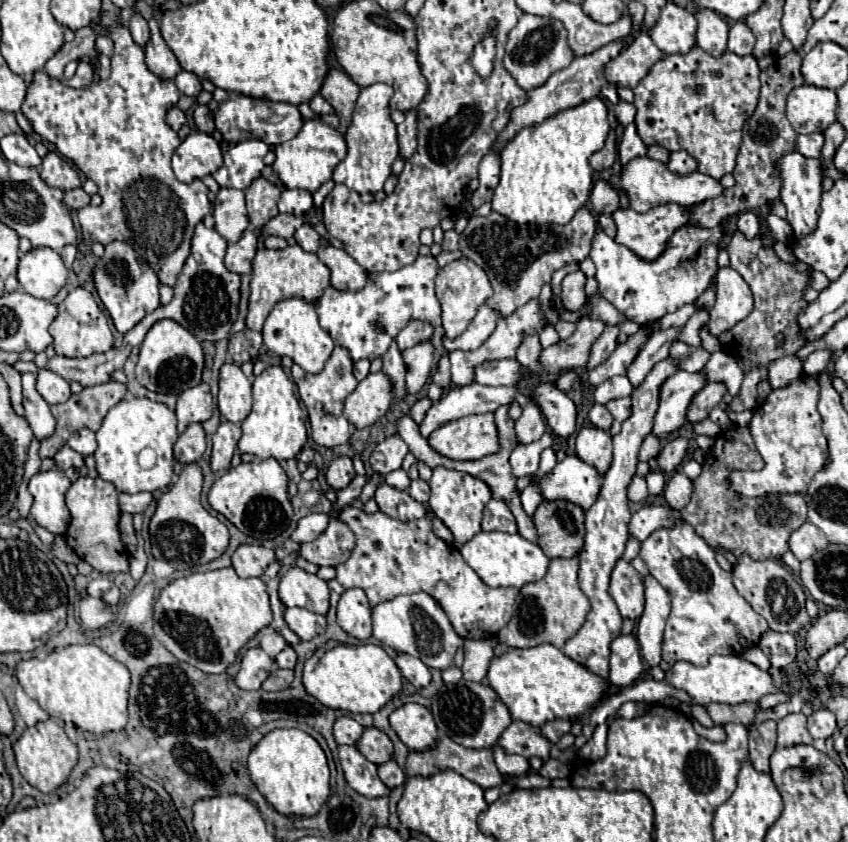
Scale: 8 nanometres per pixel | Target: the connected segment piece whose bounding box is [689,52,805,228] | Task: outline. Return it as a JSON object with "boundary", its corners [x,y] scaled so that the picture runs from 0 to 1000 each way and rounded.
{"boundary":[[[930,62],[923,69],[916,69],[907,81],[897,86],[897,114],[890,135],[879,145],[876,154],[876,171],[869,185],[869,197],[864,202],[864,209],[869,219],[864,223],[853,226],[848,235],[841,235],[838,240],[829,240],[824,249],[820,249],[813,259],[813,266],[820,268],[846,268],[860,257],[876,254],[881,249],[893,249],[904,242],[904,238],[919,235],[919,223],[921,223],[921,211],[916,209],[916,190],[926,183],[938,178],[938,154],[930,147],[926,138],[926,119],[928,112],[947,102],[947,90],[945,90],[945,64],[942,62]]]}

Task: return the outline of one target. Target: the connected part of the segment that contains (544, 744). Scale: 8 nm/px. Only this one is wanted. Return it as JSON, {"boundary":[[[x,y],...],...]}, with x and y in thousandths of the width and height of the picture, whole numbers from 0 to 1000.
{"boundary":[[[605,855],[598,862],[598,867],[588,874],[586,886],[593,888],[598,895],[612,895],[617,900],[636,898],[636,900],[640,900],[640,905],[645,905],[650,881],[645,881],[645,876],[640,876],[640,872],[636,872],[633,862]]]}

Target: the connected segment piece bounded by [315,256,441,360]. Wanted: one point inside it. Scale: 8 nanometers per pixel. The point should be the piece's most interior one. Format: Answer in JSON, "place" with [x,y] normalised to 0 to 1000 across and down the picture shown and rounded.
{"place":[432,382]}

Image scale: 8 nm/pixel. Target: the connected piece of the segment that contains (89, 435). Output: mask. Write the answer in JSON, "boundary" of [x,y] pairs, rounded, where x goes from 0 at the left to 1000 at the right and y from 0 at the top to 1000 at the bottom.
{"boundary":[[[103,508],[91,511],[88,515],[84,515],[84,520],[81,520],[81,525],[79,525],[79,527],[81,527],[86,534],[91,534],[93,539],[98,539],[98,542],[110,539],[110,537],[112,537],[112,532],[114,532],[112,515],[110,515],[107,511],[103,511]]]}

